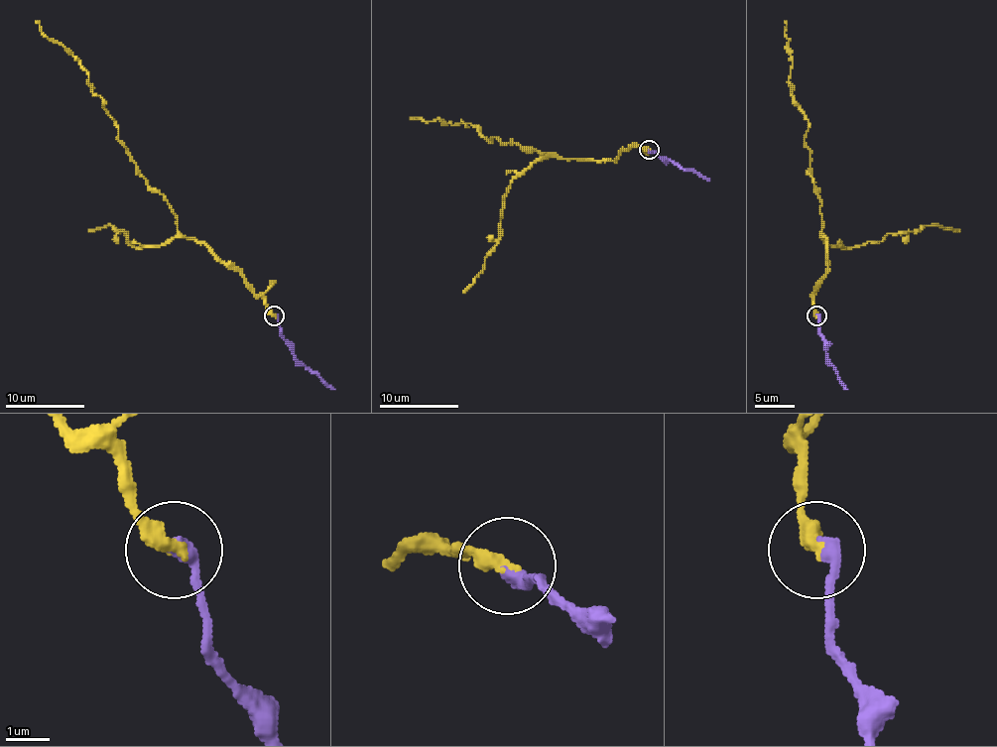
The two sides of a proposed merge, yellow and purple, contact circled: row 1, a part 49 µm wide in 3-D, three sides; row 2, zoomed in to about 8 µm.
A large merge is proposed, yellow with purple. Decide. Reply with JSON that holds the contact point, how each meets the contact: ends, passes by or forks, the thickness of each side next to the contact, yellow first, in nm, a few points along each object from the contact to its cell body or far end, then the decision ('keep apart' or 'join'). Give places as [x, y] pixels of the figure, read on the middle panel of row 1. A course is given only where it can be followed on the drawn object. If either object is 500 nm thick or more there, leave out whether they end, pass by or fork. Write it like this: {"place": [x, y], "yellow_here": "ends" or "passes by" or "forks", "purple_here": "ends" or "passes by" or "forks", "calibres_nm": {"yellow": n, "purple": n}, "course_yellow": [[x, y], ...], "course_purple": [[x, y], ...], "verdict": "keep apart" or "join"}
{"place": [649, 149], "yellow_here": "ends", "purple_here": "ends", "calibres_nm": {"yellow": 420, "purple": 320}, "course_yellow": [[648, 149], [624, 149], [613, 161], [558, 159], [493, 137], [491, 141], [469, 123], [453, 125], [410, 117]], "course_purple": [[648, 149], [709, 181]], "verdict": "join"}

